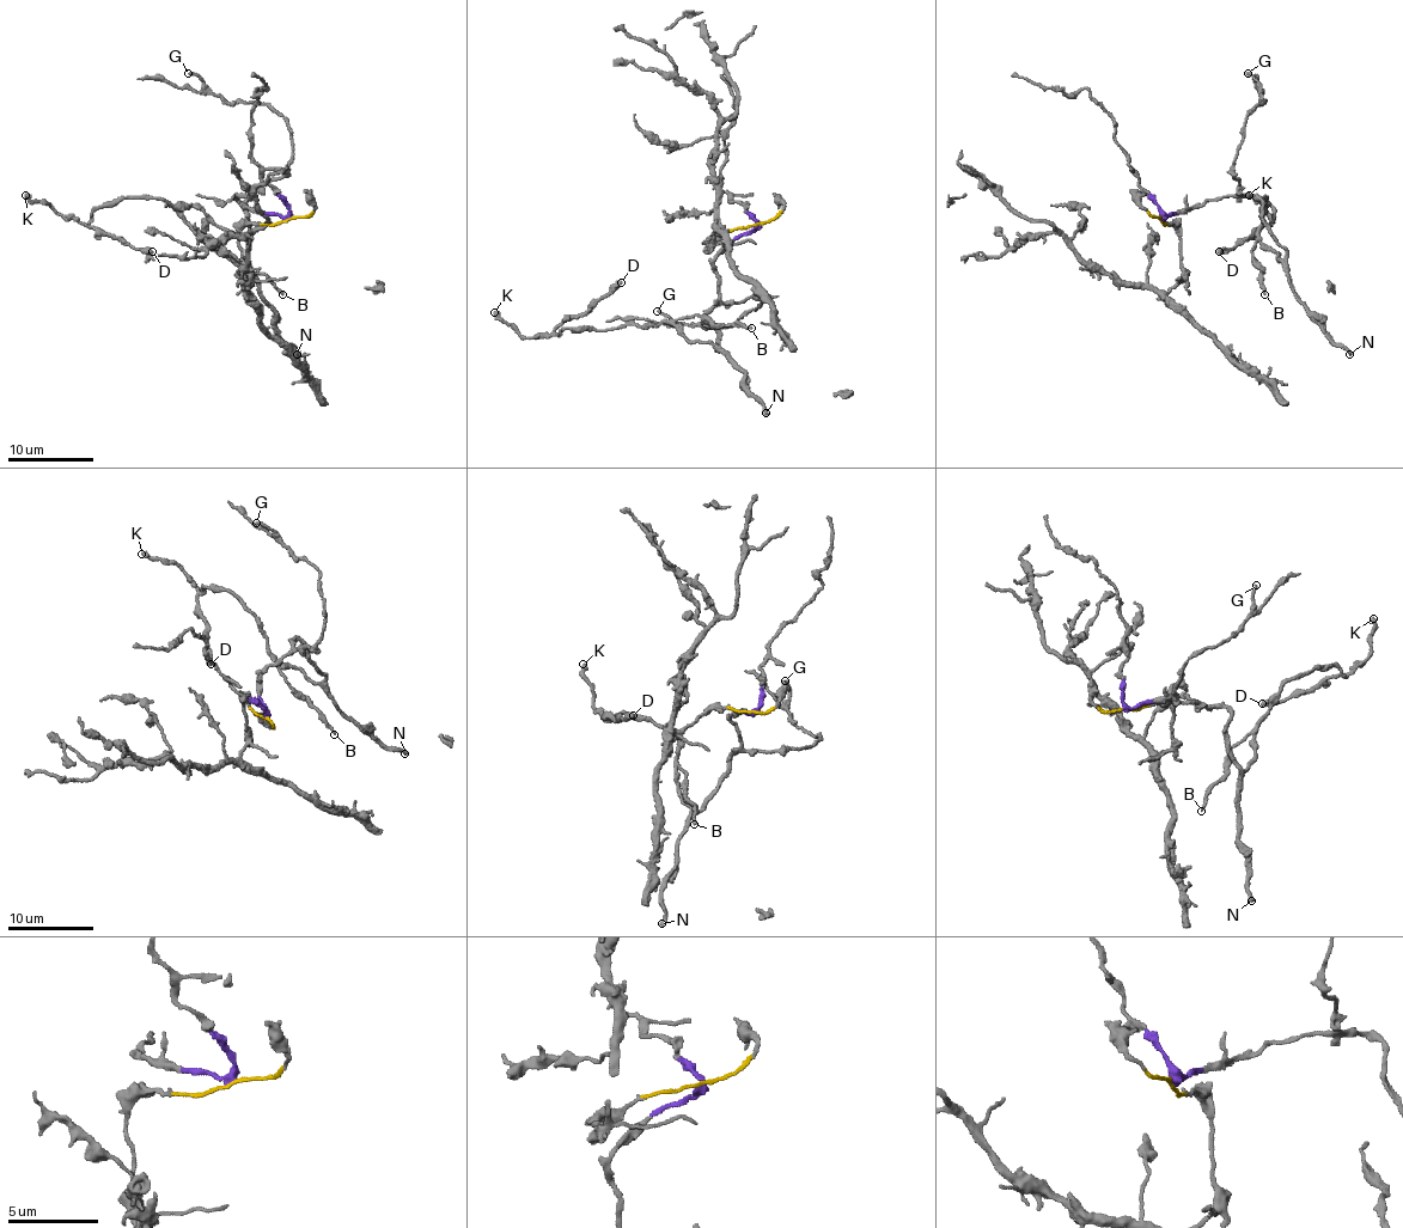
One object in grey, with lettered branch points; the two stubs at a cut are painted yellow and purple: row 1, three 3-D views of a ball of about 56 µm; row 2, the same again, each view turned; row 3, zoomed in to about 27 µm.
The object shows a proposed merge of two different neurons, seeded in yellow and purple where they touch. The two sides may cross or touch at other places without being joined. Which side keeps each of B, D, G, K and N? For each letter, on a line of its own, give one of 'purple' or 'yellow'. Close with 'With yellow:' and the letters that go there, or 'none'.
B: purple
D: purple
G: purple
K: purple
N: purple
With yellow: none

